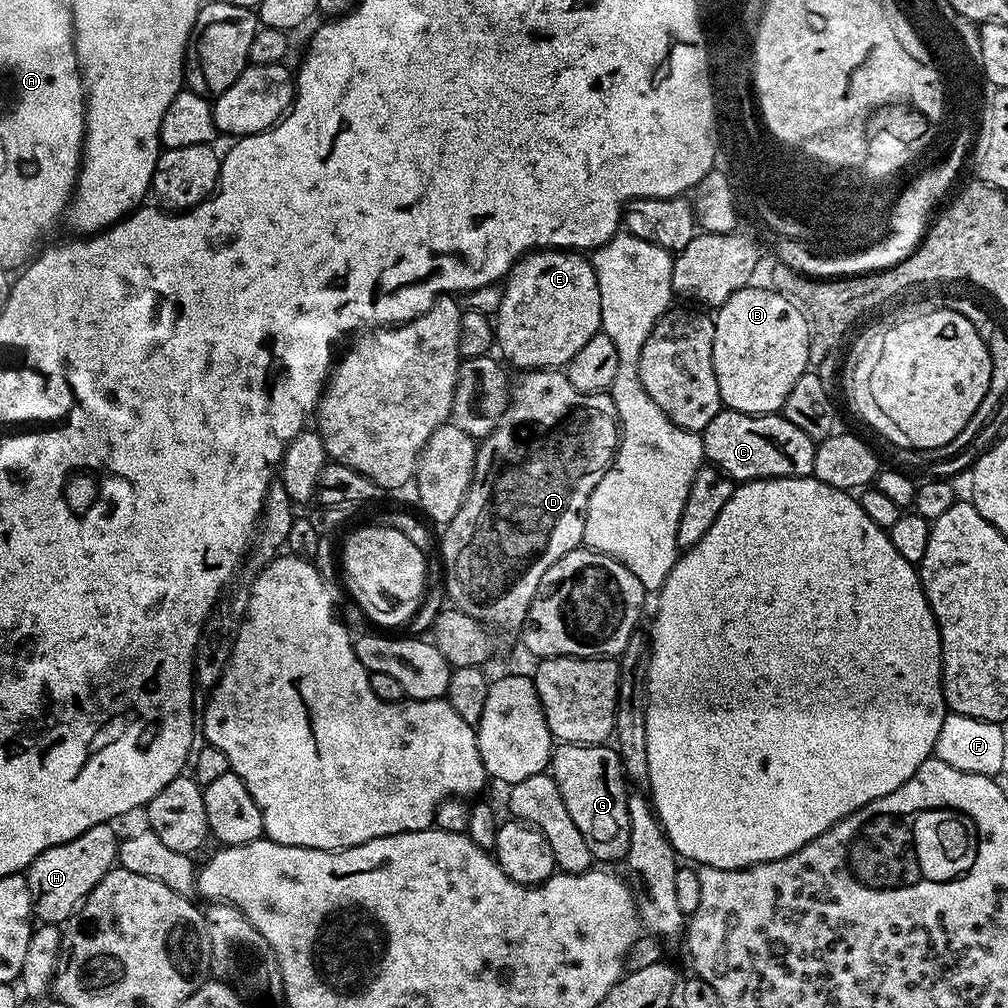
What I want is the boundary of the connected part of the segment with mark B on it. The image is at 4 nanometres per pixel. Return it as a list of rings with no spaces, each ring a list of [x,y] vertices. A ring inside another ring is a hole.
[[[746,287],[730,294],[726,302],[715,309],[714,319],[714,374],[718,378],[720,402],[725,409],[745,412],[755,416],[776,414],[783,409],[786,394],[798,382],[802,373],[809,371],[808,333],[810,325],[807,316],[797,305],[791,304],[775,290],[758,290]]]

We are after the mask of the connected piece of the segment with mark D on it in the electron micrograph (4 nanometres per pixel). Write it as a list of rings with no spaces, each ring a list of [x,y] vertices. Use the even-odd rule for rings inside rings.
[[[533,368],[521,371],[517,376],[520,377],[517,380],[515,377],[510,388],[510,403],[506,414],[502,414],[495,430],[479,441],[476,450],[476,465],[468,493],[458,514],[454,514],[449,524],[443,525],[444,537],[441,540],[439,537],[438,548],[440,544],[440,556],[444,559],[444,588],[452,599],[449,601],[466,614],[470,614],[475,620],[482,621],[483,624],[489,626],[501,624],[504,628],[517,627],[516,629],[519,629],[528,619],[528,611],[534,602],[538,582],[542,582],[542,574],[546,574],[546,570],[550,570],[550,566],[554,566],[558,558],[570,554],[570,550],[584,544],[584,519],[590,502],[590,494],[594,494],[594,486],[602,482],[602,478],[608,472],[608,467],[612,465],[612,459],[616,456],[616,449],[620,447],[620,415],[608,392],[577,390],[563,371],[555,368]]]

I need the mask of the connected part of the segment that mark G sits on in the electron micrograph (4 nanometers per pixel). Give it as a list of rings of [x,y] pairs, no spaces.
[[[561,743],[552,753],[550,774],[558,786],[558,794],[562,794],[562,802],[566,802],[566,810],[570,810],[570,818],[574,818],[574,826],[582,830],[590,854],[597,861],[623,861],[630,846],[630,788],[619,751],[604,744]]]

